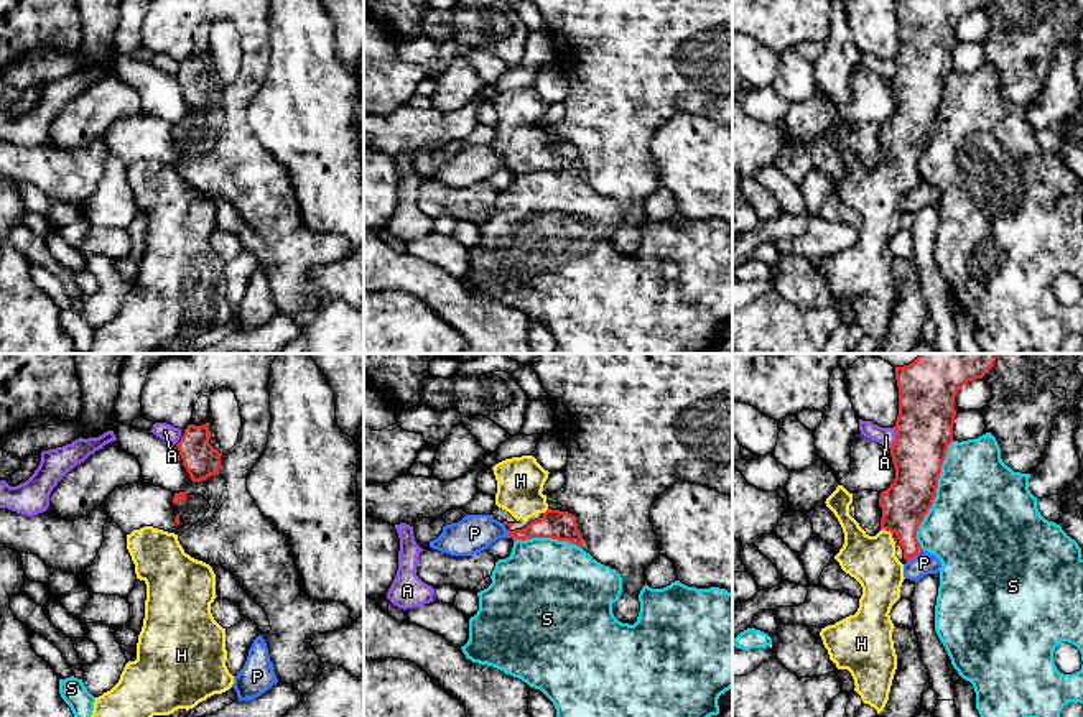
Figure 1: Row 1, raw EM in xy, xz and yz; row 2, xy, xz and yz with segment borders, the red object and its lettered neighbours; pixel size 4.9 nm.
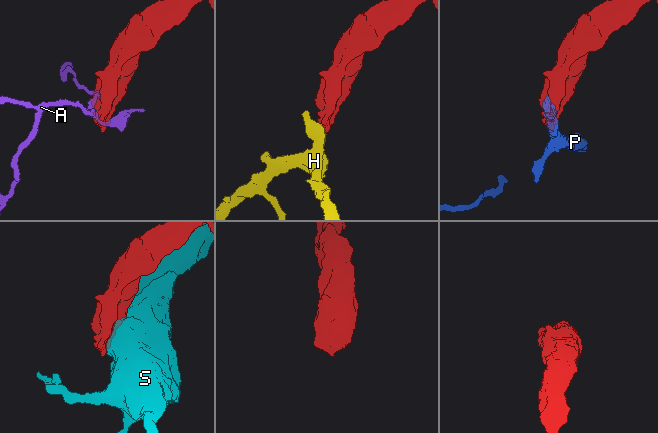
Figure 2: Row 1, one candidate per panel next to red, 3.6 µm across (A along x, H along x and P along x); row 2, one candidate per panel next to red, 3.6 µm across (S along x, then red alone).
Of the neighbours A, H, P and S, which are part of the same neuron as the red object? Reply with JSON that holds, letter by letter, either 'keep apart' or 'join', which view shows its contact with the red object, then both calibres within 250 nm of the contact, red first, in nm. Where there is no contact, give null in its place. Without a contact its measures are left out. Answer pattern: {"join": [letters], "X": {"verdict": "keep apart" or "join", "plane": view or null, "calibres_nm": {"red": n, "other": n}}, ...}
{"join": ["H"], "A": {"verdict": "keep apart", "plane": "yz", "calibres_nm": {"red": 280, "other": 90}}, "H": {"verdict": "join", "plane": "yz", "calibres_nm": {"red": 220, "other": 240}}, "P": {"verdict": "keep apart", "plane": "yz", "calibres_nm": {"red": 220, "other": 120}}, "S": {"verdict": "keep apart", "plane": "yz", "calibres_nm": {"red": 260, "other": 500}}}

